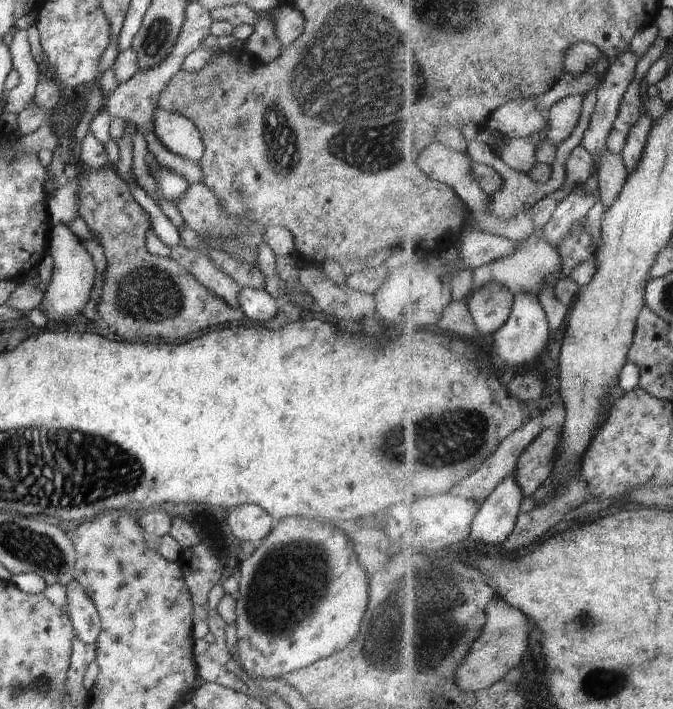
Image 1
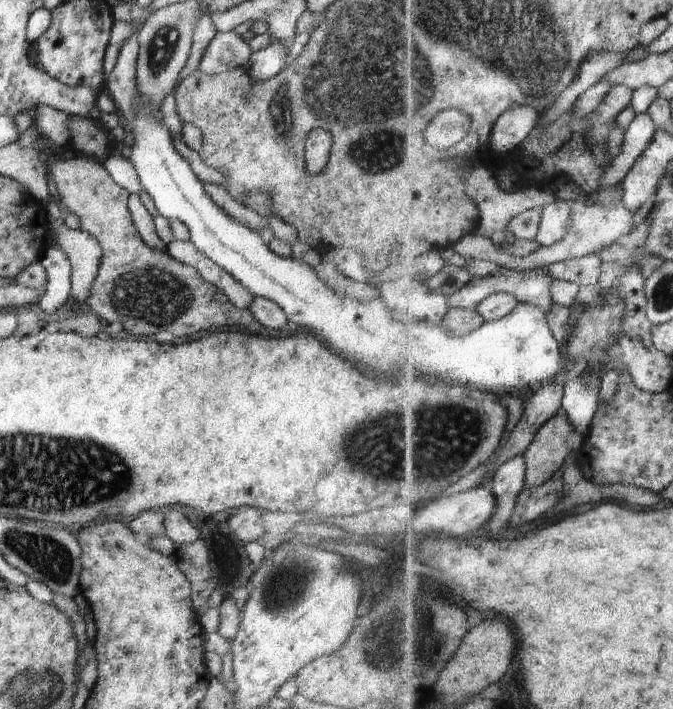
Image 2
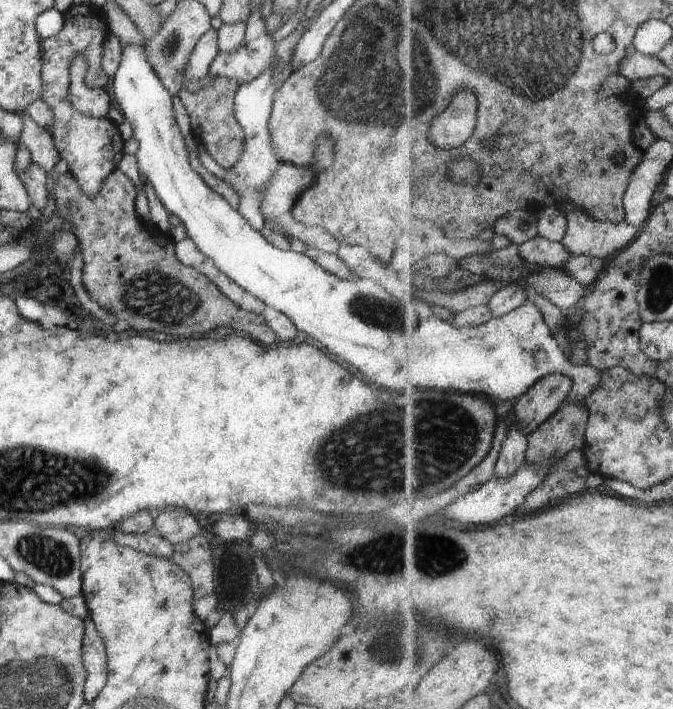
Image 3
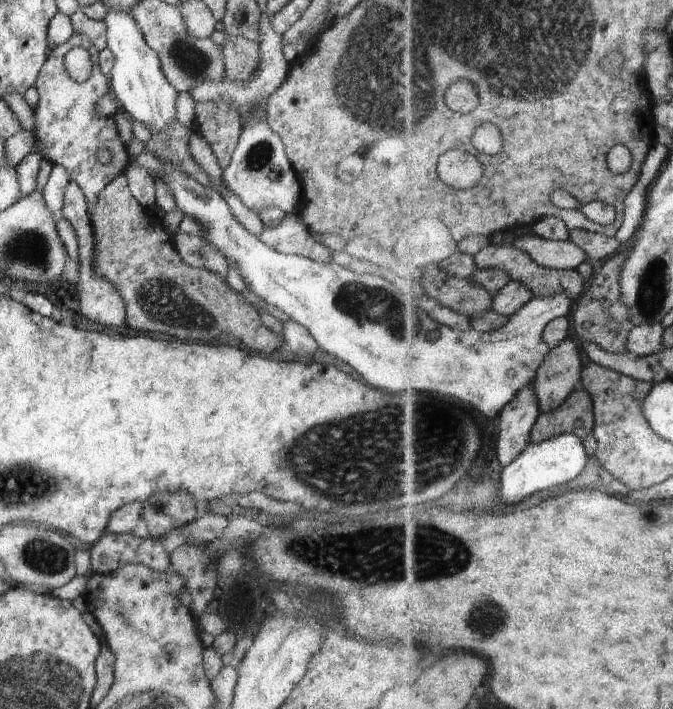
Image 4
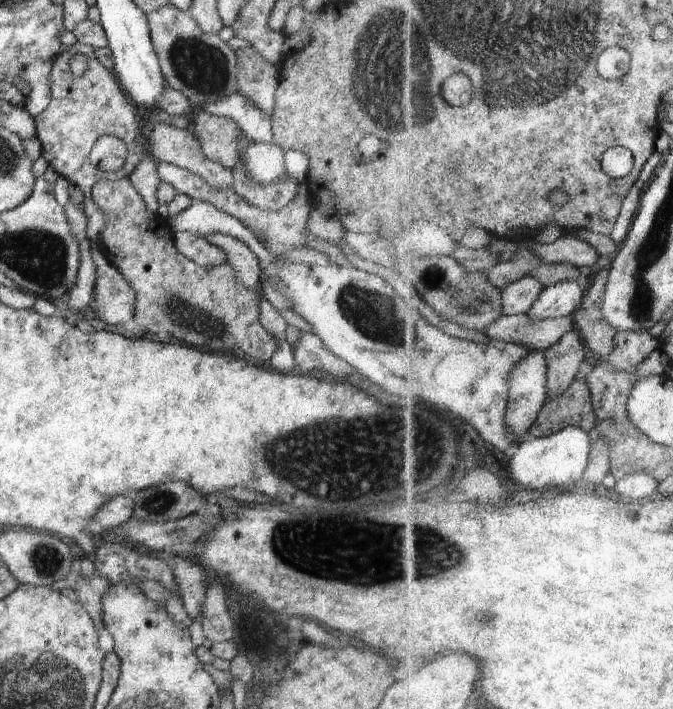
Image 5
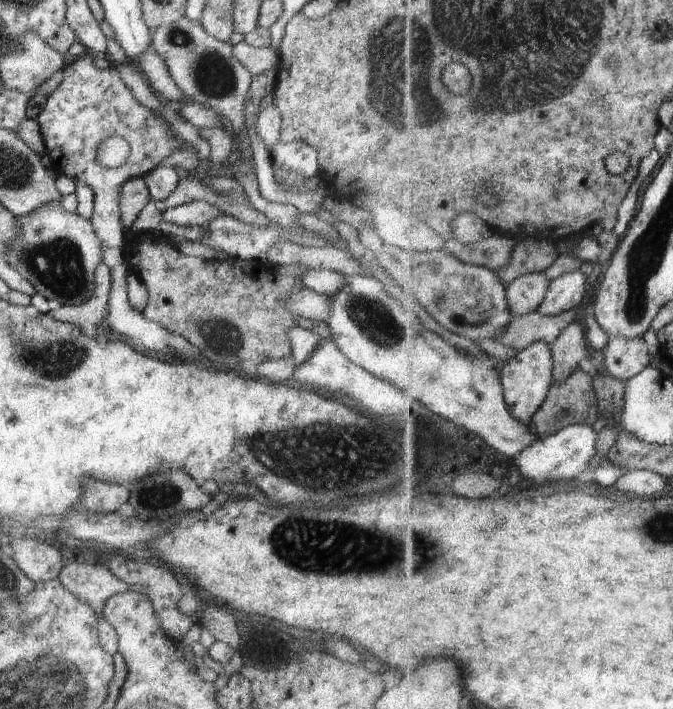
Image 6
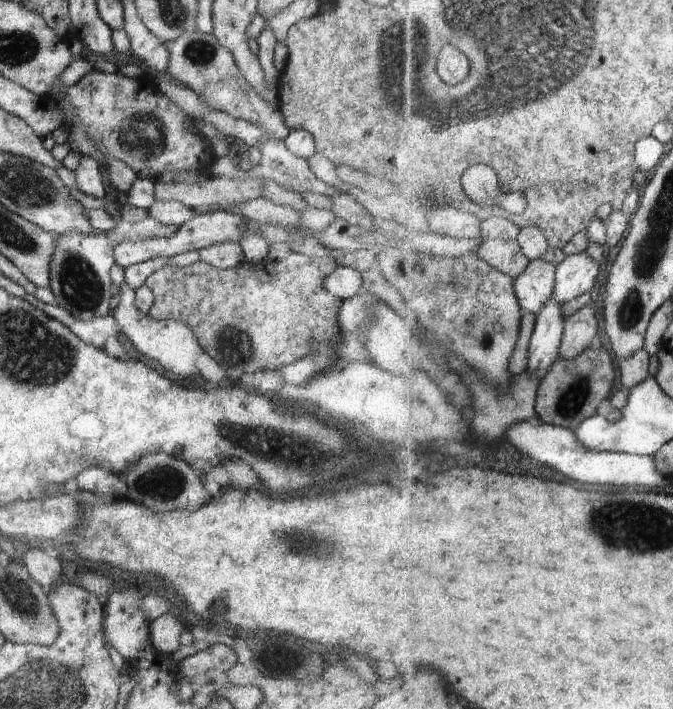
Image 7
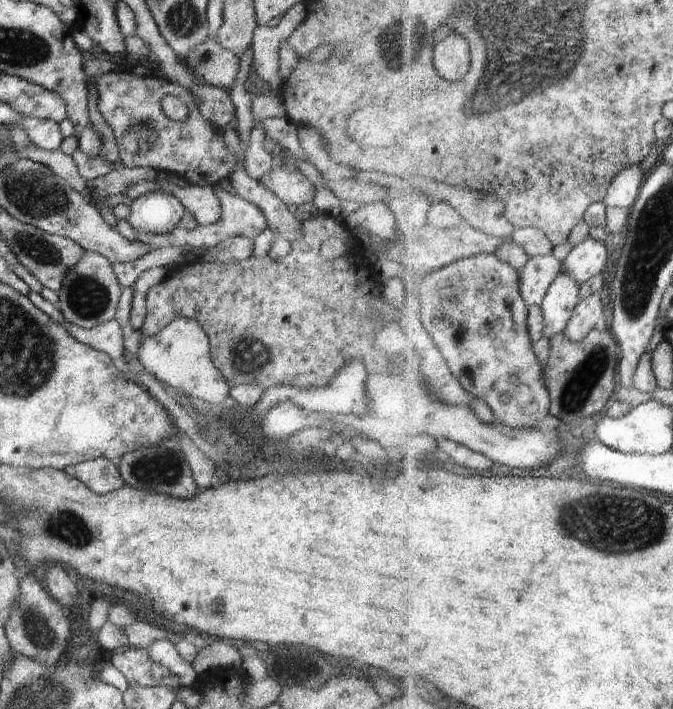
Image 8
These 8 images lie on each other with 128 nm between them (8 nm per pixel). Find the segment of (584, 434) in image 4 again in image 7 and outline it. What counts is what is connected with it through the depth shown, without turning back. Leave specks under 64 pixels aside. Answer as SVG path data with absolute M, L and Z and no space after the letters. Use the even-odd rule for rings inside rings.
M599 343L594 344L572 361L567 361L563 355L560 356L555 362L553 370L548 373L538 388L535 404L538 418L549 425L576 430L585 420L596 415L604 400L611 398L610 394L614 390L616 378L618 376L616 376L616 368L614 368L614 358Z

